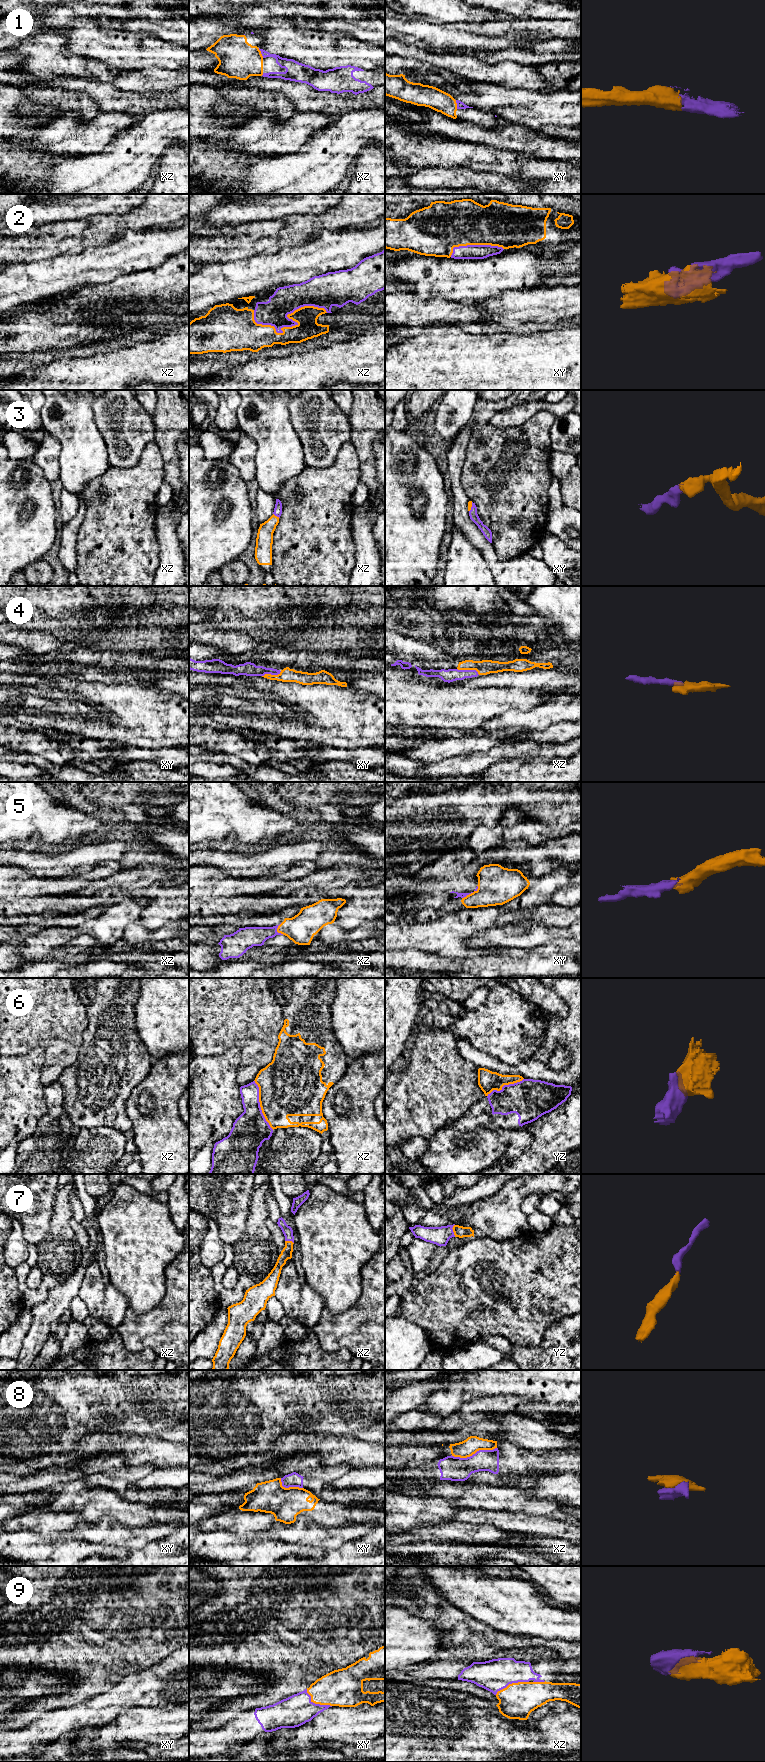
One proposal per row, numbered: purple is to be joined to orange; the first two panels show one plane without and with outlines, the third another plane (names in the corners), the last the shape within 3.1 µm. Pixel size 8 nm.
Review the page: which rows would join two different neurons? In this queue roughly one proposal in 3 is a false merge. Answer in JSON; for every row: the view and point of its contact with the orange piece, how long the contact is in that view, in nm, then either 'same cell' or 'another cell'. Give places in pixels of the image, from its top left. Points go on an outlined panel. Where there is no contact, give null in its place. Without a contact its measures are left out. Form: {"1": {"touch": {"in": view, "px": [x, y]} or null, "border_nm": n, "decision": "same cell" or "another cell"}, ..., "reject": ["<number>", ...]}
{"1": {"touch": {"in": "xz", "px": [260, 53]}, "border_nm": 90, "decision": "same cell"}, "2": {"touch": {"in": "xz", "px": [296, 321]}, "border_nm": 600, "decision": "same cell"}, "3": {"touch": {"in": "xz", "px": [276, 516]}, "border_nm": 70, "decision": "same cell"}, "4": {"touch": {"in": "xz", "px": [468, 669]}, "border_nm": 190, "decision": "same cell"}, "5": {"touch": {"in": "xy", "px": [471, 893]}, "border_nm": 170, "decision": "same cell"}, "6": {"touch": {"in": "xz", "px": [260, 1105]}, "border_nm": 420, "decision": "another cell"}, "7": {"touch": {"in": "yz", "px": [453, 1230]}, "border_nm": 100, "decision": "same cell"}, "8": {"touch": {"in": "xz", "px": [473, 1453]}, "border_nm": 380, "decision": "another cell"}, "9": {"touch": {"in": "xz", "px": [512, 1683]}, "border_nm": 300, "decision": "same cell"}, "reject": ["6", "8"]}

